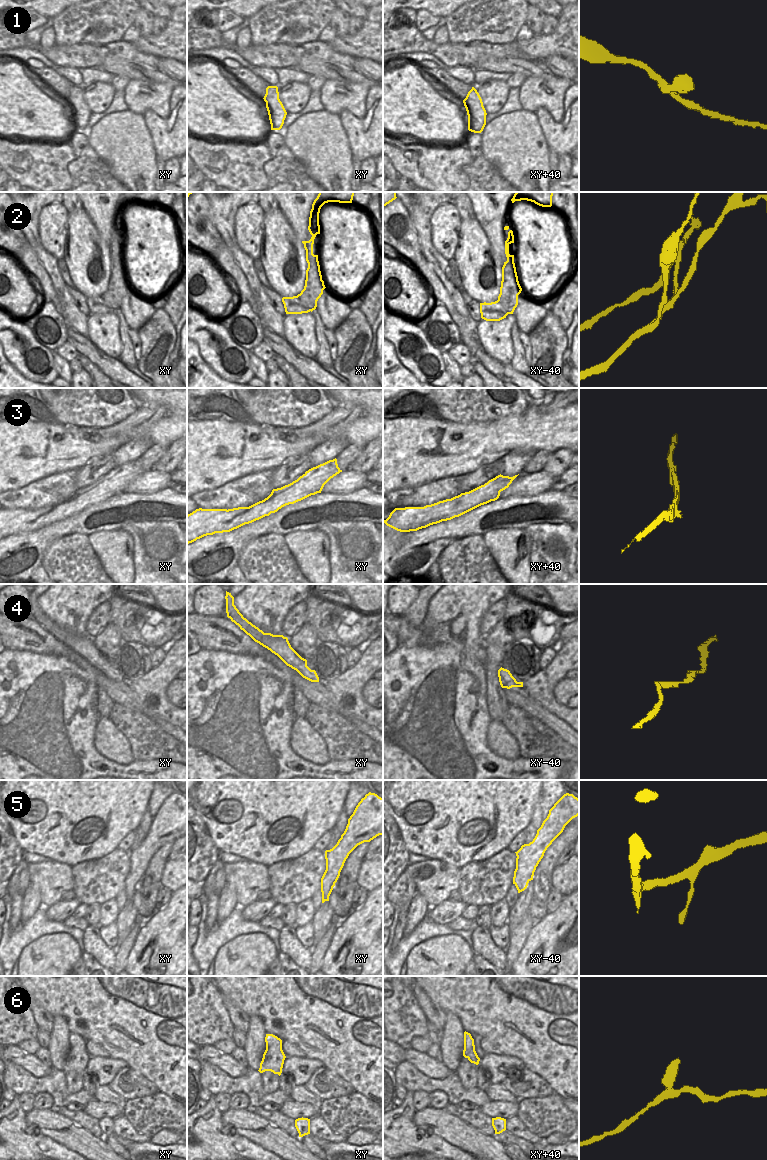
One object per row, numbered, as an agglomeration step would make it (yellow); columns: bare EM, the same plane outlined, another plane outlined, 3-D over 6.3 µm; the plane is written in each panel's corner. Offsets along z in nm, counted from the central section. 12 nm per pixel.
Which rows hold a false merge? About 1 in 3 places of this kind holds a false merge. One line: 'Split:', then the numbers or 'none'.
Split: 2

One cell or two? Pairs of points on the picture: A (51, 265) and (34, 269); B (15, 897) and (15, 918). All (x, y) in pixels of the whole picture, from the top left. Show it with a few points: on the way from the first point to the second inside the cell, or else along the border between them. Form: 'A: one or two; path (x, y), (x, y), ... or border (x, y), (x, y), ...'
A: two; border (31, 247), (48, 274), (53, 289)
B: one; path (16, 902), (16, 913)

